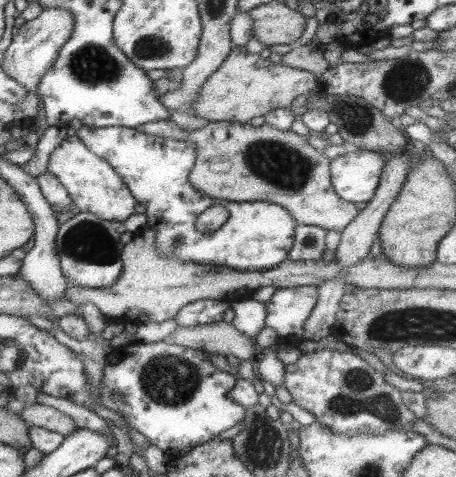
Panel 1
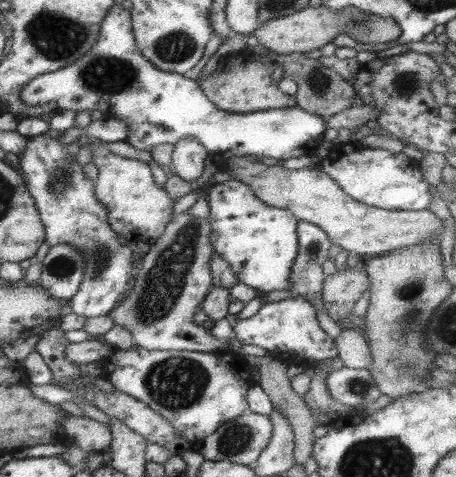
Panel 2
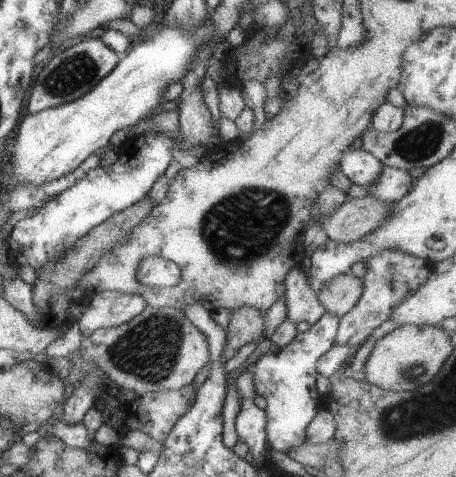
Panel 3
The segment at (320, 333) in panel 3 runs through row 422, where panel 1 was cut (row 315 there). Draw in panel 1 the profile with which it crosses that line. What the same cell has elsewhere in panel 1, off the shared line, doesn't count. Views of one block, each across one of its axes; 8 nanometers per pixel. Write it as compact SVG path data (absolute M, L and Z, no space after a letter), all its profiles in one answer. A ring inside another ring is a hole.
M316 285L276 289L270 300L265 302L265 326L274 328L282 342L297 346L304 341L303 326L317 298Z

